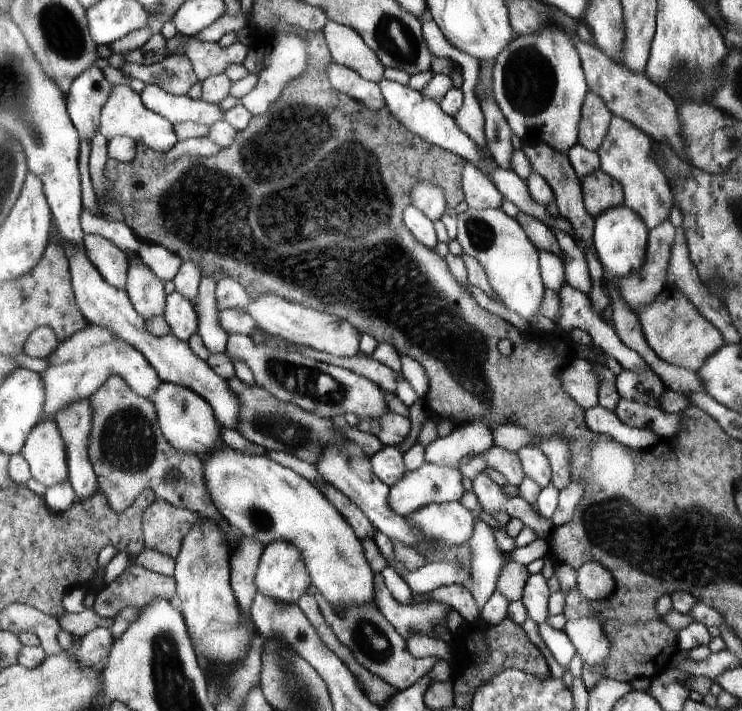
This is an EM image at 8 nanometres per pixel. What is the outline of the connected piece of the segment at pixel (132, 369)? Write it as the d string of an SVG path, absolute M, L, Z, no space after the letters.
M90 322L83 331L78 331L61 343L60 348L50 357L53 365L42 373L49 390L45 420L55 419L58 411L74 401L96 394L114 375L125 378L134 392L148 399L159 391L163 380L157 368L139 348L116 336L111 328Z

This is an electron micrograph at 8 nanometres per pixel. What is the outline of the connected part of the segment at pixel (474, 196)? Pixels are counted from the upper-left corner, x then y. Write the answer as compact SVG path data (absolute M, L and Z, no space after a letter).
M472 163L463 169L463 186L466 204L474 209L498 209L503 196L488 177Z

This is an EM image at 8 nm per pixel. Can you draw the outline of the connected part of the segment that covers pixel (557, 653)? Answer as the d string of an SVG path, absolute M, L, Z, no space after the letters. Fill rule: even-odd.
M547 620L538 625L538 632L540 633L540 638L544 640L544 644L548 647L548 650L552 652L552 656L556 658L556 662L564 668L564 674L562 674L561 679L571 686L574 676L570 673L569 664L570 660L574 658L574 653L577 652L572 641L568 638L565 631L552 628Z

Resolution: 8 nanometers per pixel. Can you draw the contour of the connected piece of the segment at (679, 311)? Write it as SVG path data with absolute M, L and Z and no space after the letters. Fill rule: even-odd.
M666 286L654 304L636 313L650 348L668 364L696 372L714 351L725 346L721 331L680 289Z

